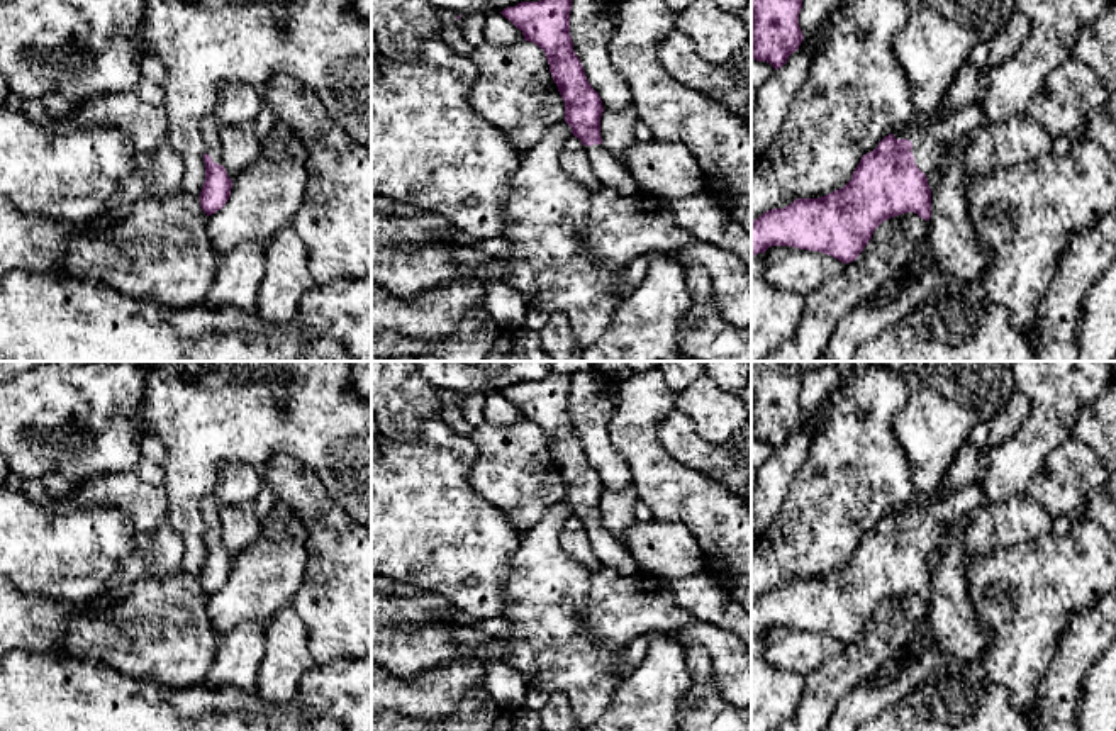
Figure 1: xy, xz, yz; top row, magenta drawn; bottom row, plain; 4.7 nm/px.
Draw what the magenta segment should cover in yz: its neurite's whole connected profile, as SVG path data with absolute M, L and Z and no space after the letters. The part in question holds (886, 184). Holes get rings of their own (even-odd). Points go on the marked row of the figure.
M977 103L931 124L916 115L863 154L843 188L819 198L797 198L751 220L751 256L770 246L792 246L846 265L884 220L907 212L929 220L926 176L938 171L948 148L982 124L984 110Z

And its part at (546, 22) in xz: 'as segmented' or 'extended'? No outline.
extended

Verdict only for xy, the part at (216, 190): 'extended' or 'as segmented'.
extended

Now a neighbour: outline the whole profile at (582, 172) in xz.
M570 137L560 156L561 168L578 183L582 183L589 192L595 193L602 190L602 183L599 181L587 154L585 146L578 137Z

